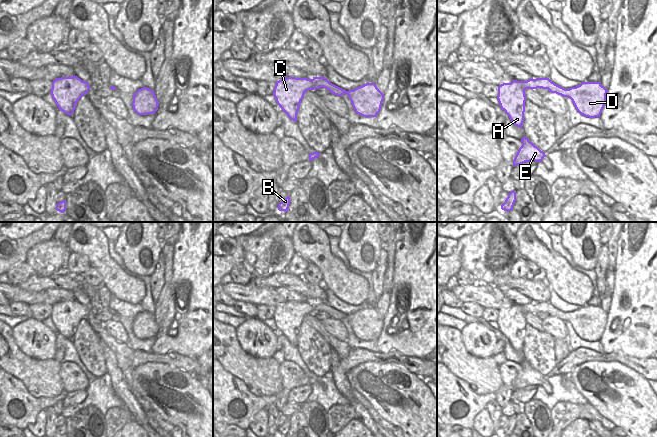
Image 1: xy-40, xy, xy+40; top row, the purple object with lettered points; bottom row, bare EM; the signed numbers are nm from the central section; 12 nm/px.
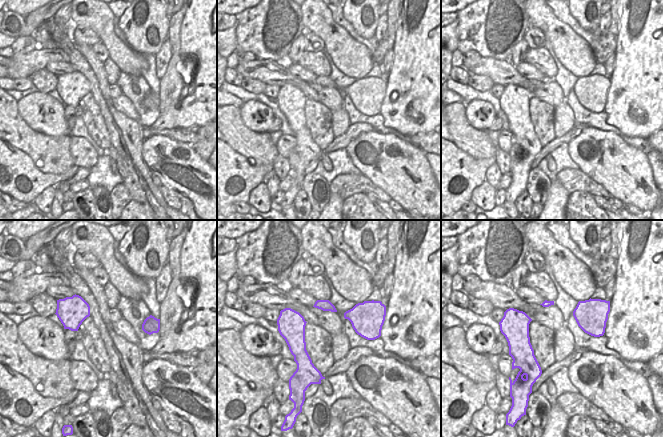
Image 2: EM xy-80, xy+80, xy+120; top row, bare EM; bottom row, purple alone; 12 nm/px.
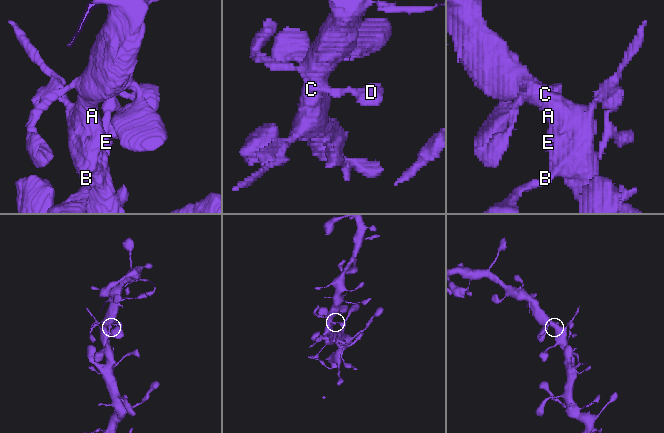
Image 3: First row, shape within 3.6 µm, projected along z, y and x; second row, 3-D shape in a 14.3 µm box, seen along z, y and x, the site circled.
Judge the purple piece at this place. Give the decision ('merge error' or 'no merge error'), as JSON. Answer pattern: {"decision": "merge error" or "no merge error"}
{"decision": "no merge error"}

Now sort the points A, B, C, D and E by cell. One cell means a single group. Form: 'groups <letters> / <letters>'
groups A B C D E

